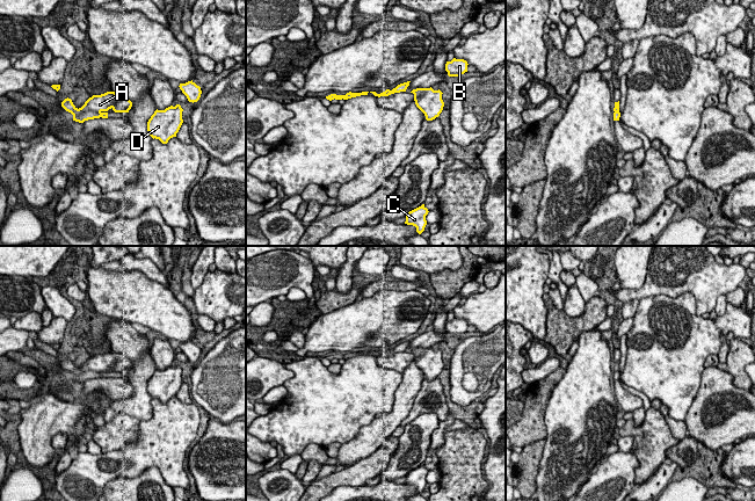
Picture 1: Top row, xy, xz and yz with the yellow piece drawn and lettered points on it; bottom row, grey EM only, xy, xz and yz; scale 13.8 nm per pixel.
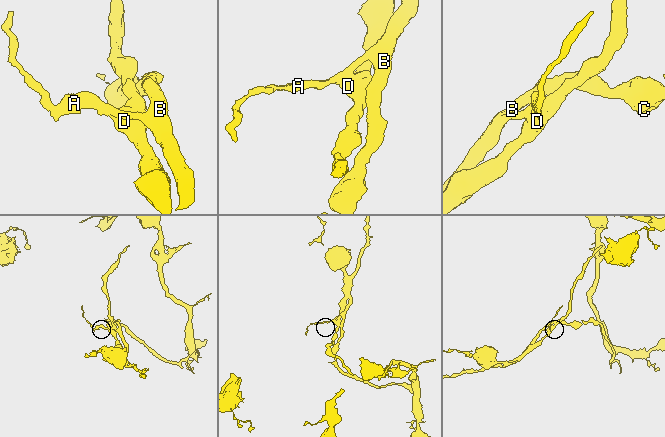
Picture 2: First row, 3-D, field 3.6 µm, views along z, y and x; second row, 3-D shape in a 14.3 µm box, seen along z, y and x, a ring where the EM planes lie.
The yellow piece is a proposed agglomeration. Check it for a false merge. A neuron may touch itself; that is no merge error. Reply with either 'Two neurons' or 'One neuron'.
Two neurons

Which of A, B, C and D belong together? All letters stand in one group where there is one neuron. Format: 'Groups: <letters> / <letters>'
Groups: A B C / D

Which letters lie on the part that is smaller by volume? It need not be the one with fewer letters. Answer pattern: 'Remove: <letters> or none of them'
Remove: D

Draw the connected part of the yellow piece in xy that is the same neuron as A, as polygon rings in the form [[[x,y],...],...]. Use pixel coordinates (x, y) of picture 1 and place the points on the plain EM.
[[[107,351],[101,355],[93,355],[79,369],[68,357],[61,362],[61,366],[72,375],[78,376],[88,370],[101,372],[112,369],[115,372],[129,372],[132,362],[125,355],[115,351]]]

